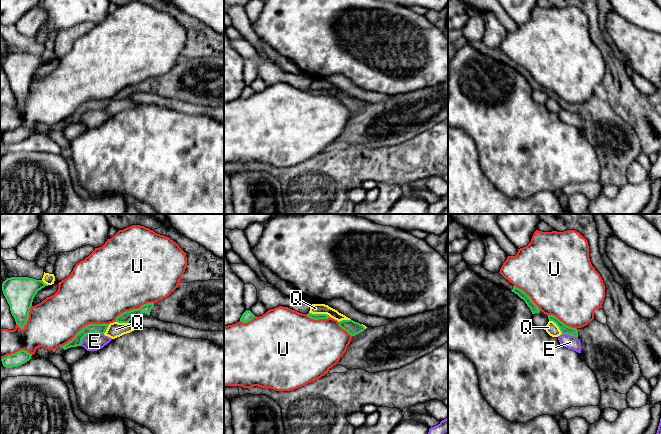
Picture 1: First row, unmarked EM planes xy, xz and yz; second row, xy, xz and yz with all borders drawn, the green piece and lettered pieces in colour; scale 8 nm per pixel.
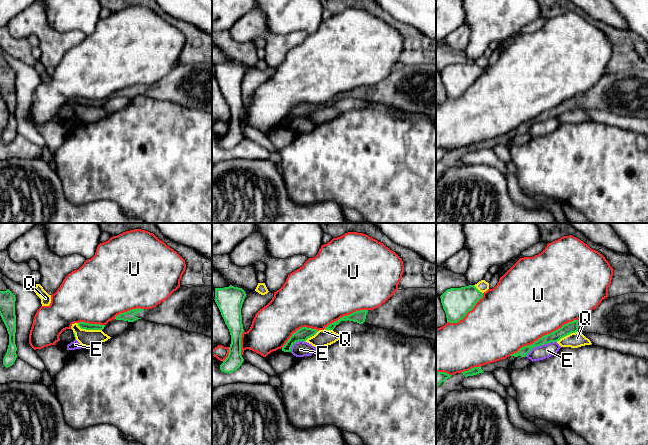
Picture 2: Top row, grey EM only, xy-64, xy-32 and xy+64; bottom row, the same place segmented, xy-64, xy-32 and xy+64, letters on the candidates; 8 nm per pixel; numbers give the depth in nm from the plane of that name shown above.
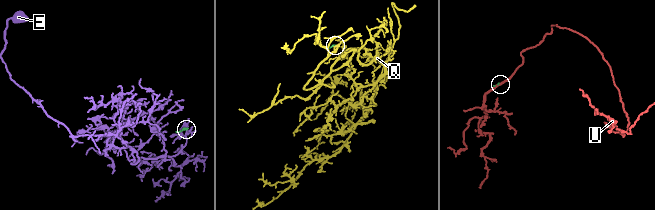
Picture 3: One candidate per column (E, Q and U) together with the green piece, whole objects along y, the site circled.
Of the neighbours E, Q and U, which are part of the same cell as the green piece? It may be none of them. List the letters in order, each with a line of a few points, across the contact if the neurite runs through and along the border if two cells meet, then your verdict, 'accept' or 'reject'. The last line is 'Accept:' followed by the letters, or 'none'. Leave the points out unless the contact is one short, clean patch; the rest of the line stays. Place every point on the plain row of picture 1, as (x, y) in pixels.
E: line xy (103, 109), (88, 109), (82, 115), (80, 121); reject
Q: reject
U: reject
Accept: none

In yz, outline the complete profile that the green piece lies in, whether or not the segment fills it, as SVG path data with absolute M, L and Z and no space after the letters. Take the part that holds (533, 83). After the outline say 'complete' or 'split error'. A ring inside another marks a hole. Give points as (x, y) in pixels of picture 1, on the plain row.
M513 62L513 65L511 67L517 70L521 75L525 77L527 82L530 84L532 90L540 88L540 85L538 84L538 82L532 77L532 75L523 66L517 64L516 62Z; complete

